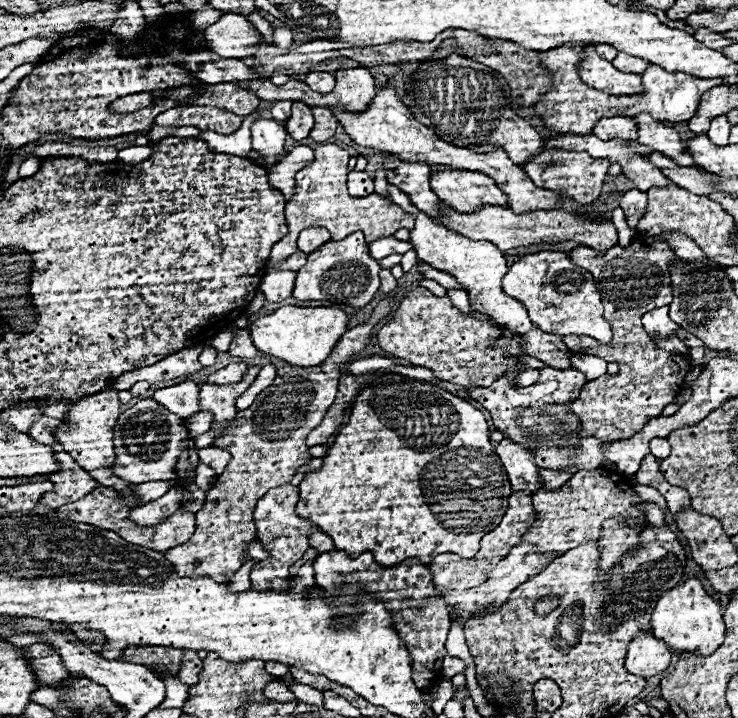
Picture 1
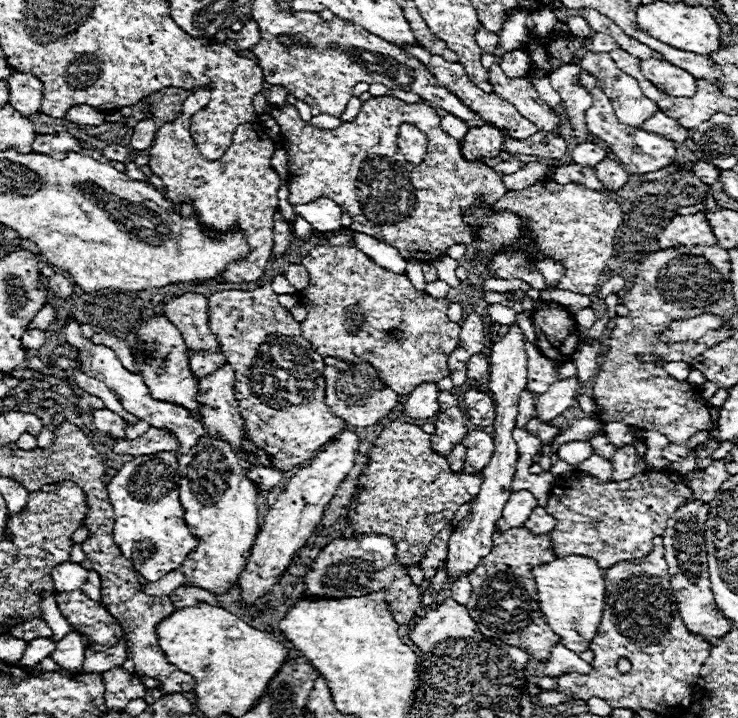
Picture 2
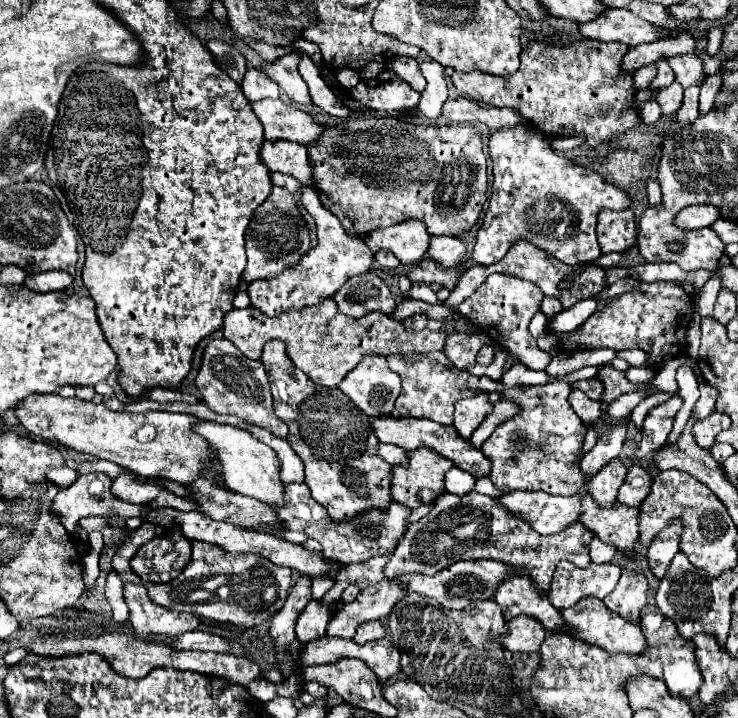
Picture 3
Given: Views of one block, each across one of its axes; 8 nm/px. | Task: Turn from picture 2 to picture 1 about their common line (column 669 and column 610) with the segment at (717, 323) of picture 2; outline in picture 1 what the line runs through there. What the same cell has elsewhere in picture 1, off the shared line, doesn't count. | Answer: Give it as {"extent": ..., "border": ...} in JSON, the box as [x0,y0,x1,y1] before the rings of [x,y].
{"extent":[502,250,612,344],"border":[[[548,250],[522,256],[516,264],[510,266],[502,280],[502,288],[508,296],[520,300],[528,308],[530,320],[548,334],[590,336],[602,344],[612,340],[612,330],[602,316],[604,310],[592,274],[572,264],[566,252]]]}

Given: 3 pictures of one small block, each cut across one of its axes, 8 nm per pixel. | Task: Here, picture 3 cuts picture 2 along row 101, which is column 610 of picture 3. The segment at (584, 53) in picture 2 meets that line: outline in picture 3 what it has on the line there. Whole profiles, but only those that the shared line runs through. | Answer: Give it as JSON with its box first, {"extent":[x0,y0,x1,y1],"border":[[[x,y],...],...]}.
{"extent":[560,596,646,654],"border":[[[592,596],[576,602],[576,606],[572,608],[562,608],[560,614],[564,616],[564,628],[568,628],[568,634],[582,642],[596,644],[608,652],[626,652],[626,654],[640,654],[646,648],[646,640],[640,626],[628,624],[624,618],[616,616],[616,612],[608,610],[602,600],[596,600]]]}

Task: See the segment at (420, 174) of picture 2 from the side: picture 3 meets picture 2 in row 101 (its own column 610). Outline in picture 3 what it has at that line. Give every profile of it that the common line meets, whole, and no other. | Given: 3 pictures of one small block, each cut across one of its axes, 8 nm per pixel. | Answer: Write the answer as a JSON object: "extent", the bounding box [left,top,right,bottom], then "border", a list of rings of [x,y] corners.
{"extent":[598,364,642,406],"border":[[[608,364],[598,372],[598,376],[604,380],[604,386],[606,386],[606,390],[604,390],[604,394],[602,394],[604,406],[610,404],[614,398],[618,398],[618,396],[624,394],[624,392],[642,388],[642,384],[632,384],[632,382],[628,382],[626,376],[624,376],[624,372],[618,372],[618,370],[610,368]]]}

